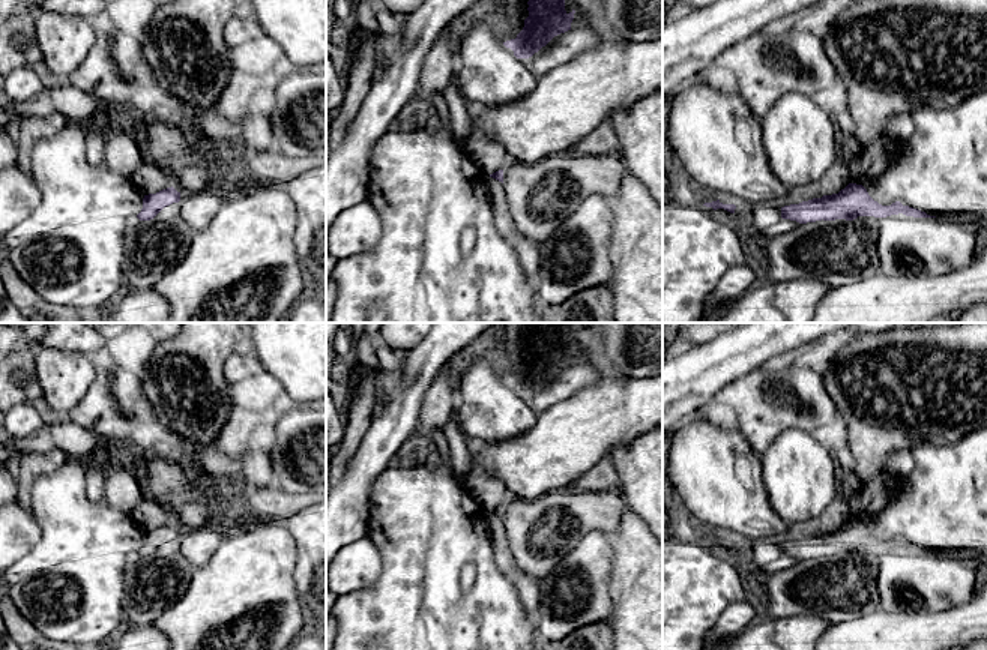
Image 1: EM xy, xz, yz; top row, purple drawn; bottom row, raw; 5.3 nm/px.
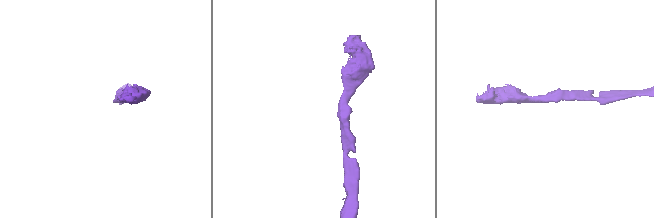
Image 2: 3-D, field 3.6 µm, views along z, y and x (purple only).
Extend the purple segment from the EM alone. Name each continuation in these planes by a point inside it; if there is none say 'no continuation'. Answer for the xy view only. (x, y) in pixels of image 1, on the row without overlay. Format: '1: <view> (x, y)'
no continuation

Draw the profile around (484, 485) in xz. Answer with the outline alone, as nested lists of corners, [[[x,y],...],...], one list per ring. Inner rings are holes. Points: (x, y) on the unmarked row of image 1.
[[[475,464],[475,467],[464,474],[464,483],[485,512],[505,506],[509,500],[503,486],[503,476],[497,477],[494,470],[487,470],[481,464]]]

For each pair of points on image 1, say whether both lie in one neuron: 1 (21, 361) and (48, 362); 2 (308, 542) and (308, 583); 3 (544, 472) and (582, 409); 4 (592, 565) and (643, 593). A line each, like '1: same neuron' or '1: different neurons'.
1: different neurons
2: same neuron
3: same neuron
4: different neurons

